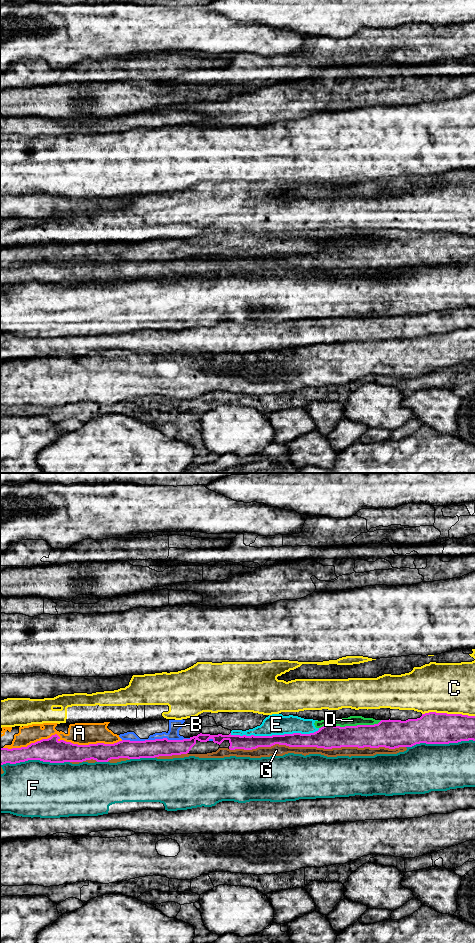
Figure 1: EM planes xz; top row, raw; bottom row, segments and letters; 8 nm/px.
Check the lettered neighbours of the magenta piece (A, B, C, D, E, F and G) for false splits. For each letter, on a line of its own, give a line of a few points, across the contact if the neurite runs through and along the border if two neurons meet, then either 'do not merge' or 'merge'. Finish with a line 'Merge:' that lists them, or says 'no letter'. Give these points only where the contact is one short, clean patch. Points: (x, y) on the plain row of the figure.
A: do not merge
B: do not merge
C: do not merge
D: do not merge
E: do not merge
F: do not merge
G: do not merge
Merge: no letter

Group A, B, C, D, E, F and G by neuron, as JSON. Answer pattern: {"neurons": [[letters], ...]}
{"neurons": [["A", "B", "D", "E"], ["C"], ["F"], ["G"]]}

